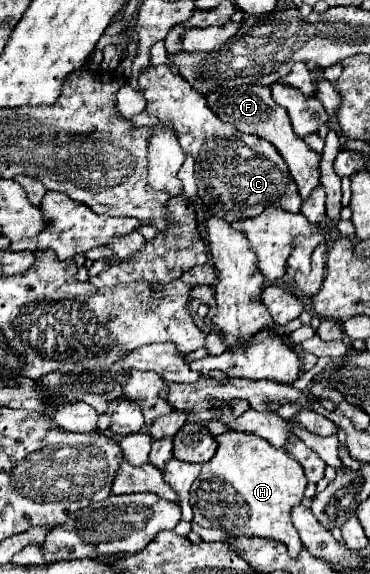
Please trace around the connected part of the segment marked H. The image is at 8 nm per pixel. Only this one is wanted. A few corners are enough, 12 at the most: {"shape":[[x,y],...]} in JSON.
{"shape":[[252,433],[216,437],[194,521],[298,557],[300,463]]}

